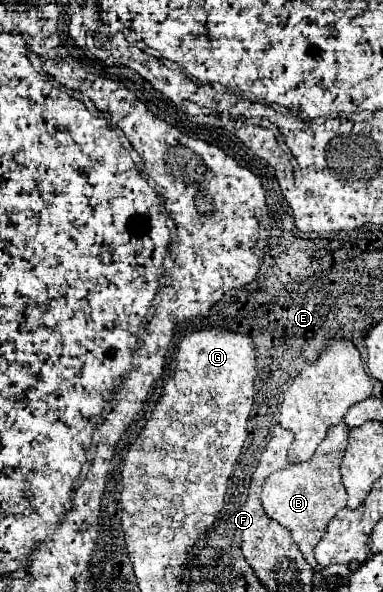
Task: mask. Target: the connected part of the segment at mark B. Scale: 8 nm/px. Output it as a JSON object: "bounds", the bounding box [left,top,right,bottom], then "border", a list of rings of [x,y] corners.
{"bounds":[260,423,350,567],"border":[[[344,423],[330,427],[326,439],[318,445],[318,451],[312,455],[310,461],[280,469],[272,473],[262,485],[260,501],[264,511],[268,513],[268,517],[278,521],[292,533],[300,551],[304,553],[304,559],[312,567],[318,565],[314,559],[316,543],[324,537],[330,519],[342,507],[346,507],[346,489],[342,487],[340,481],[340,461],[342,461],[342,451],[346,449],[348,431],[350,429]]]}

